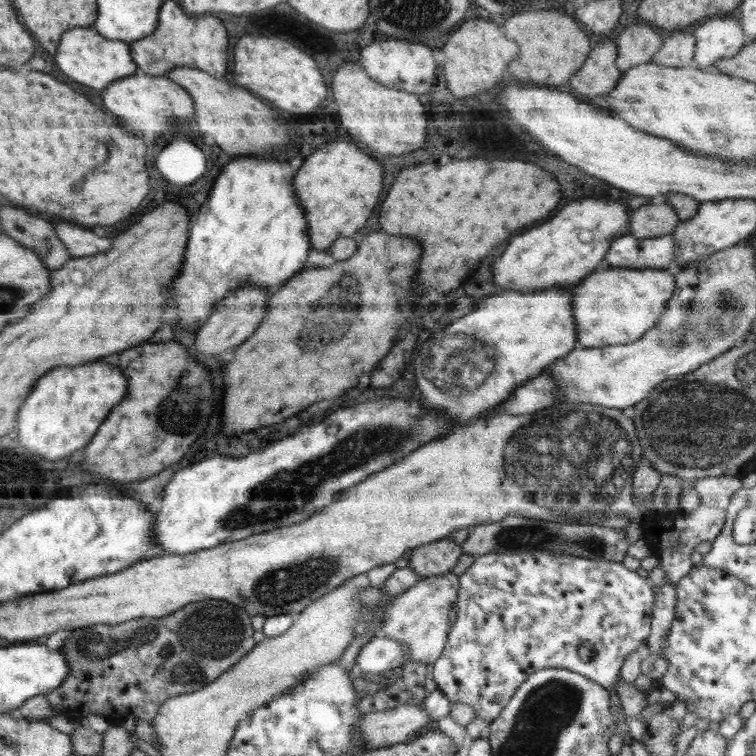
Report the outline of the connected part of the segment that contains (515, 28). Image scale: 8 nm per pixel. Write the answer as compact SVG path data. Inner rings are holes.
M528 10L512 16L504 28L506 38L518 42L522 52L542 52L542 54L518 54L518 58L508 66L508 72L514 78L528 84L542 84L550 88L564 84L576 70L580 70L580 66L586 62L589 52L593 49L588 35L580 28L578 20L562 12Z

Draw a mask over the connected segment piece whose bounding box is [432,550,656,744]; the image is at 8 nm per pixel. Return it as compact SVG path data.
M536 550L536 552L522 552L522 554L514 553L488 553L475 557L474 562L466 569L463 574L458 577L458 595L457 595L457 618L448 634L446 646L438 661L432 666L432 676L437 684L437 689L442 691L444 696L450 702L460 702L466 704L474 710L474 714L482 720L491 723L496 718L506 703L510 701L514 692L526 677L533 674L536 670L546 668L566 668L571 672L582 674L597 682L608 690L610 694L610 710L614 717L624 718L626 726L630 729L629 734L634 741L643 744L643 736L645 735L645 726L639 722L637 717L630 717L624 713L620 695L616 691L616 682L621 678L621 669L626 658L635 651L642 651L642 643L649 638L651 632L651 623L654 609L656 594L654 593L654 584L649 582L648 578L640 577L636 571L626 568L623 563L605 561L602 559L594 560L585 556L574 556L568 554L556 554L556 552L548 552L546 550Z

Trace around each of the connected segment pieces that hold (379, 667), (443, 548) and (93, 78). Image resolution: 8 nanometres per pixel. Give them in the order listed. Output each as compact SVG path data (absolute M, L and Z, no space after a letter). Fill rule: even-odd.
M381 635L372 637L357 653L355 664L362 673L384 674L386 670L395 669L405 663L405 647L404 644Z
M444 537L418 546L411 554L408 566L423 578L450 573L463 552L459 544Z
M73 28L64 34L62 48L56 54L56 64L66 76L100 91L121 78L139 72L136 62L130 56L129 43L106 38L91 28Z

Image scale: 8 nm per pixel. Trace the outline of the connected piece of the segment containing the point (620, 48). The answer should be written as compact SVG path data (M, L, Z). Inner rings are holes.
M647 23L628 26L614 40L617 46L616 66L623 72L634 66L651 62L662 46L659 30Z

